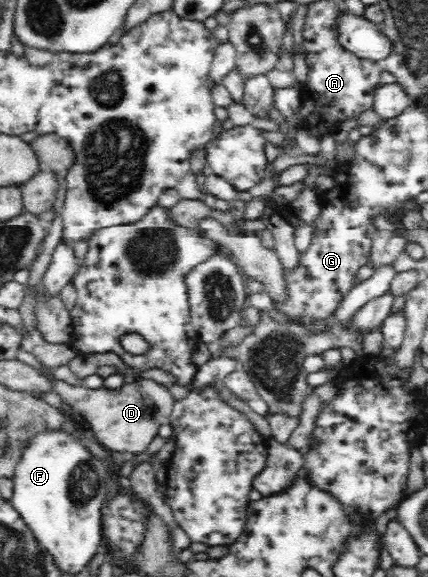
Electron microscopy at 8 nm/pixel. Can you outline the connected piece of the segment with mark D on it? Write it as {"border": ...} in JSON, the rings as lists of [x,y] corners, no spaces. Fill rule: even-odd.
{"border":[[[52,379],[52,391],[58,393],[65,403],[83,415],[91,425],[95,439],[109,451],[129,451],[131,454],[145,452],[161,425],[170,423],[170,415],[176,400],[168,387],[150,379],[141,379],[121,385],[119,389],[89,389],[69,385],[63,380]]]}

